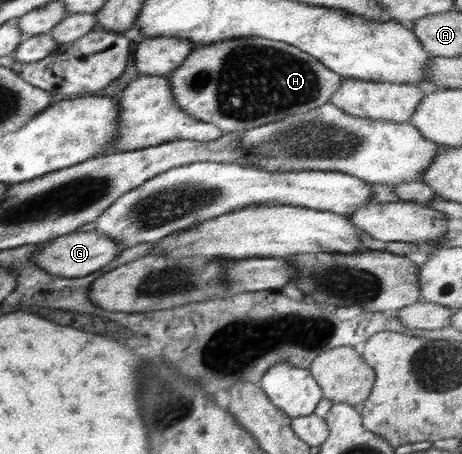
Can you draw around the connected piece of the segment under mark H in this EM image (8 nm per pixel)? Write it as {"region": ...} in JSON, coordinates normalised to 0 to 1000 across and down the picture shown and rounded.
{"region":[[[563,79],[481,88],[420,108],[364,167],[372,185],[372,211],[390,242],[424,264],[468,273],[485,293],[563,280],[589,264],[693,236],[719,216],[719,205],[736,192],[742,174],[736,163],[708,152],[695,134],[649,106]]]}

